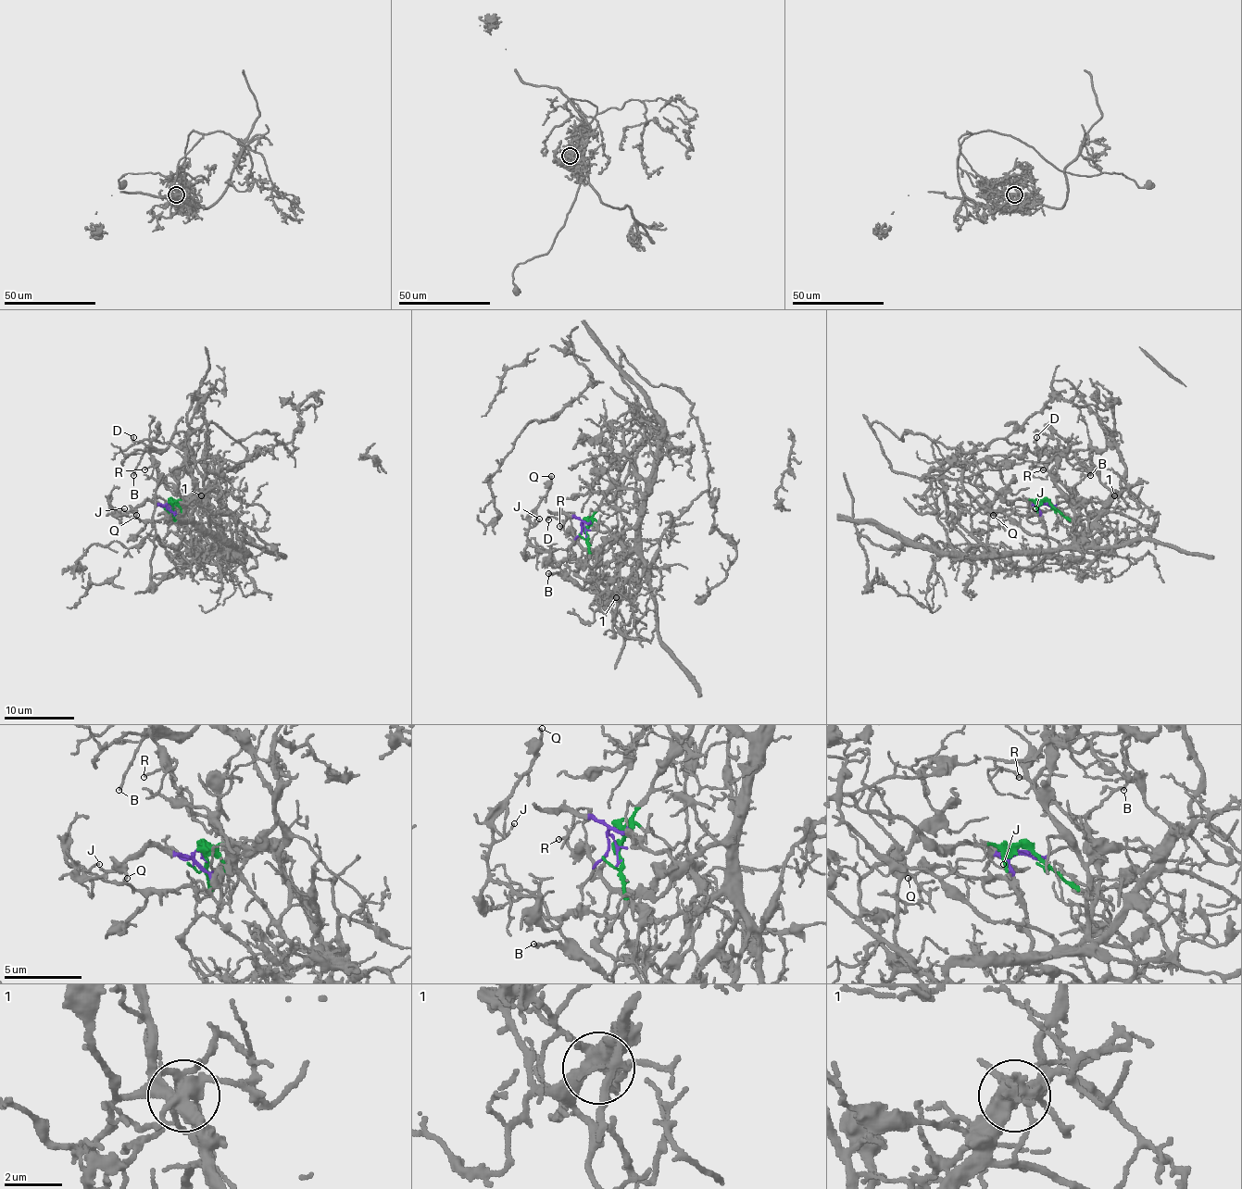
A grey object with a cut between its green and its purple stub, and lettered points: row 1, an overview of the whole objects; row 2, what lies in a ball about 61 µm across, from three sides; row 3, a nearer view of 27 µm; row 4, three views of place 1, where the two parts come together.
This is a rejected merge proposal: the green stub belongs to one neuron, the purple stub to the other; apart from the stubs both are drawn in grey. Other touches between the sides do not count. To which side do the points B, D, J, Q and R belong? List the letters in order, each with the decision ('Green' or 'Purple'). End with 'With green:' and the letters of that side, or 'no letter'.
B: Purple
D: Purple
J: Green
Q: Green
R: Purple
With green: J, Q

